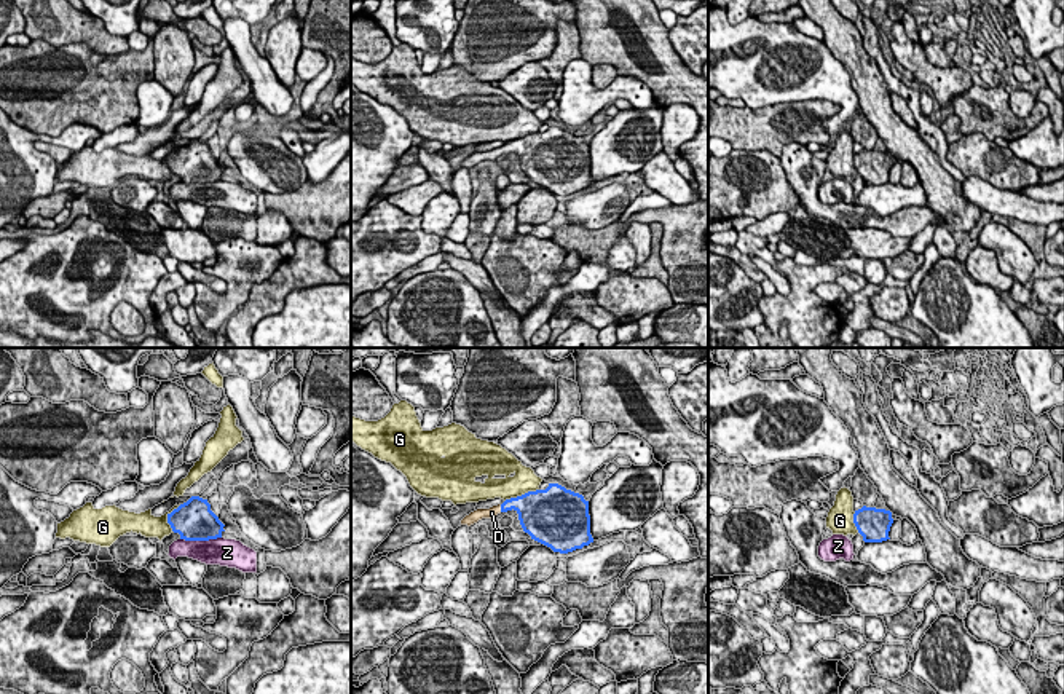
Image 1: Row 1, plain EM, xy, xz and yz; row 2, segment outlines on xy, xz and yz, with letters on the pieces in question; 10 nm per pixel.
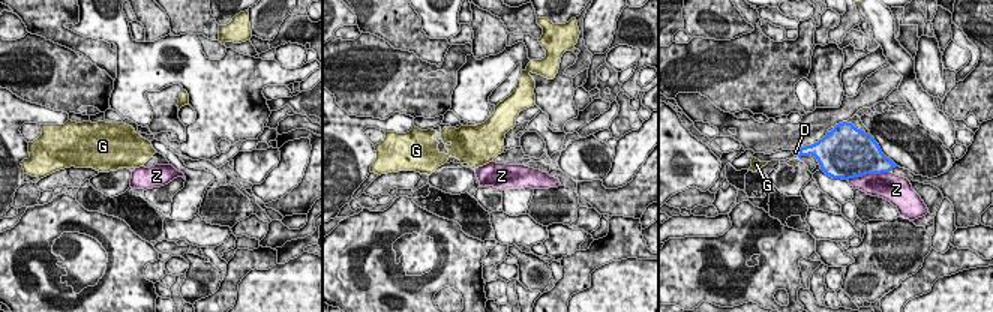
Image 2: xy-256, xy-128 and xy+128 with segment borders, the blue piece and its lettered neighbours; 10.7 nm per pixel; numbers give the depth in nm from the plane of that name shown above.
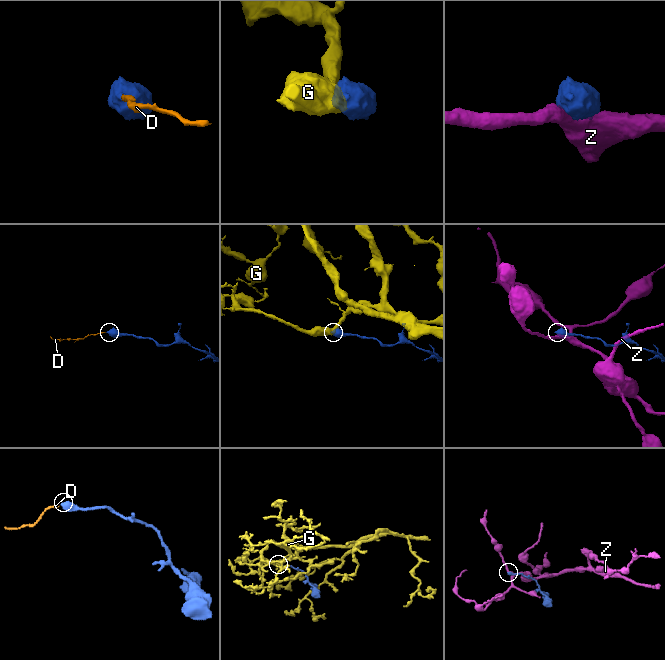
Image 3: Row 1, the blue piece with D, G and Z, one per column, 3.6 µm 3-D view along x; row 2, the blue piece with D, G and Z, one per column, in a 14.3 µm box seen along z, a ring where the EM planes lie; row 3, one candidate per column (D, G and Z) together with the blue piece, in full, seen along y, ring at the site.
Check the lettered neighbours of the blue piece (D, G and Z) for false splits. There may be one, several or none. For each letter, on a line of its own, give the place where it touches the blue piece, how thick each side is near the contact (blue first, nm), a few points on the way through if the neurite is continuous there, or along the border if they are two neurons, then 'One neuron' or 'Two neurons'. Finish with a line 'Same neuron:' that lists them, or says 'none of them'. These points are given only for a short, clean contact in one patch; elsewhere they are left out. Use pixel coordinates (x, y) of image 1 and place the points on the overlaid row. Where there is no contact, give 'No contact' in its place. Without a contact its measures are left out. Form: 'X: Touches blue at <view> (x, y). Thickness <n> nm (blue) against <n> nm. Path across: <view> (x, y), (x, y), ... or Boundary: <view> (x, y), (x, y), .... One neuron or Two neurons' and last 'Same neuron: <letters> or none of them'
D: Touches blue at xz (501, 508). Thickness 220 nm (blue) against 120 nm. One neuron
G: Touches blue at xz (522, 495). Thickness 440 nm (blue) against 240 nm. Boundary: xz (538, 488), (504, 501). Two neurons
Z: Touches blue at xy (200, 540). Thickness 400 nm (blue) against 280 nm. Two neurons
Same neuron: D

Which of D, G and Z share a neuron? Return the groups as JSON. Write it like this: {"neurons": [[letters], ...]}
{"neurons": [["D"], ["G"], ["Z"]]}

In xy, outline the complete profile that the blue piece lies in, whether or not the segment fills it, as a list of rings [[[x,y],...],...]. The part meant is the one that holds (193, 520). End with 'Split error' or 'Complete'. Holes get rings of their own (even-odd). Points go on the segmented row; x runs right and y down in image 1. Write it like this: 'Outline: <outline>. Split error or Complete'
Outline: [[[191,496],[187,503],[167,514],[167,523],[185,541],[217,539],[225,531],[225,525],[211,511],[207,499],[199,496]]]. Complete

